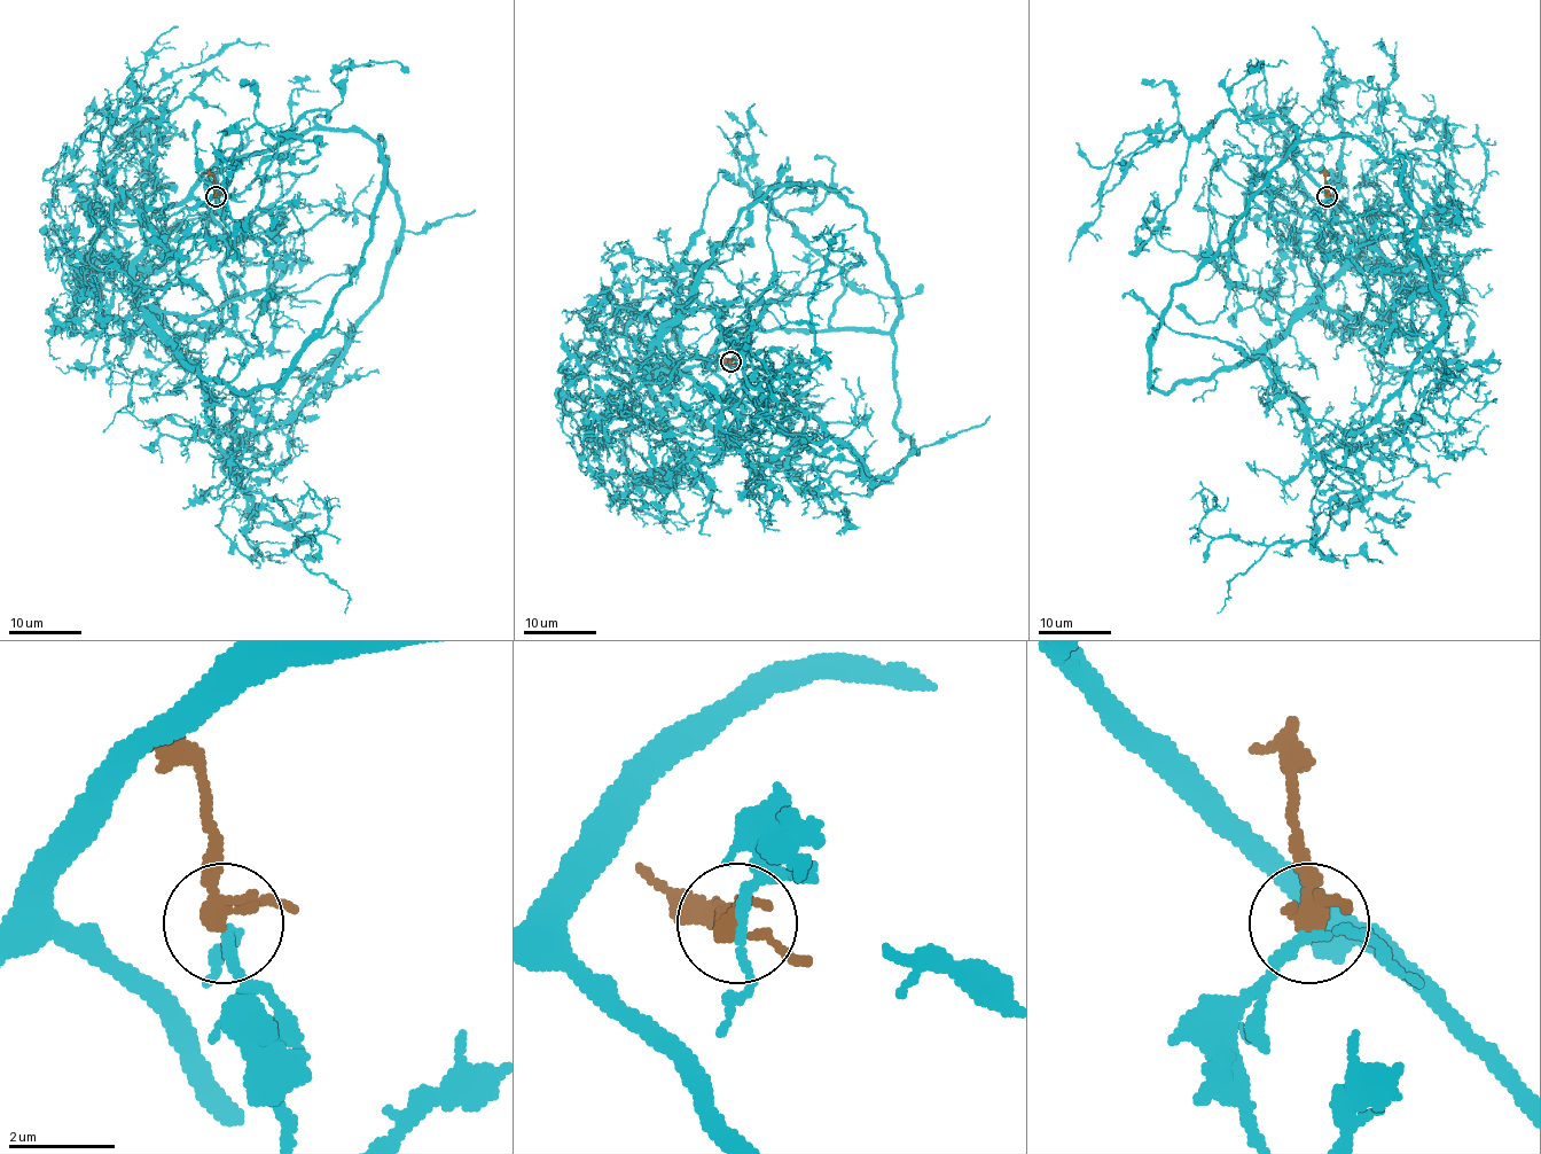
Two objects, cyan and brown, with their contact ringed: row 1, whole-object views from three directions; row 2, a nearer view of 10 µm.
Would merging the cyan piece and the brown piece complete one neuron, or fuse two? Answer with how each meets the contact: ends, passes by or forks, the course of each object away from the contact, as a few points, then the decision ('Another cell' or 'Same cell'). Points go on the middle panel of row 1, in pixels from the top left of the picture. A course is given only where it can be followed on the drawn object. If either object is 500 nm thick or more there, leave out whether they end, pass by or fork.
At the ring cyan passes by. At the ring brown passes by. Course of cyan: (732, 363), (657, 344), (650, 379), (735, 329), (828, 329), (844, 289), (741, 176), (755, 102). Course of brown: (732, 363), (717, 353). Same cell

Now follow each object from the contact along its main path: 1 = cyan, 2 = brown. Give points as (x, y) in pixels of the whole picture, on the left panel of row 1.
1: (217, 197), (224, 233), (142, 305), (142, 224), (323, 110), (283, 134), (224, 132), (240, 262)
2: (217, 196), (214, 178), (202, 172)

